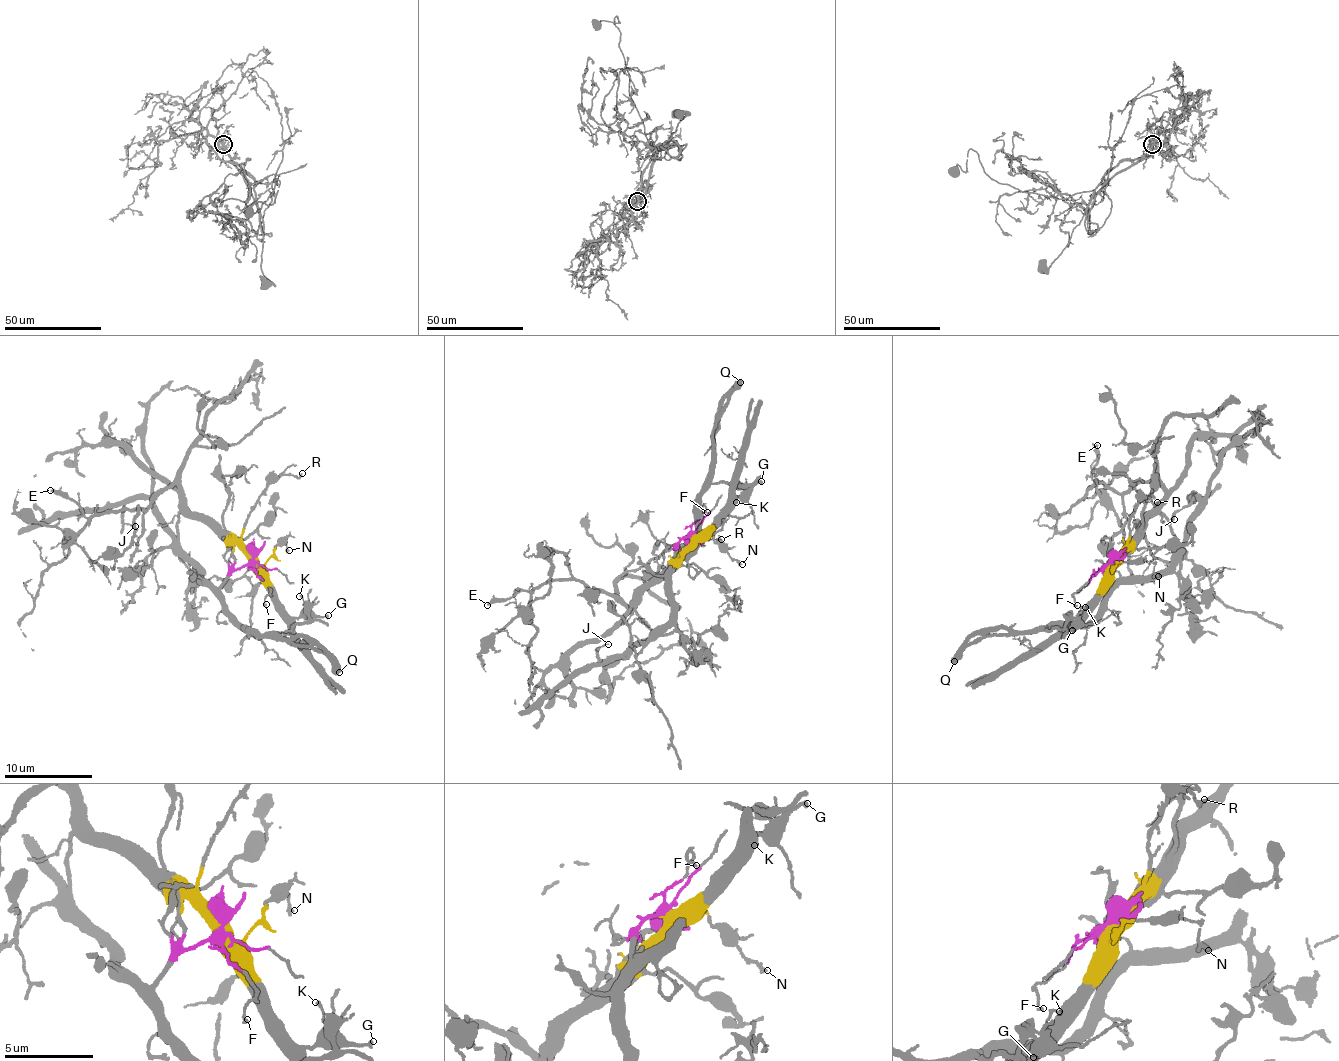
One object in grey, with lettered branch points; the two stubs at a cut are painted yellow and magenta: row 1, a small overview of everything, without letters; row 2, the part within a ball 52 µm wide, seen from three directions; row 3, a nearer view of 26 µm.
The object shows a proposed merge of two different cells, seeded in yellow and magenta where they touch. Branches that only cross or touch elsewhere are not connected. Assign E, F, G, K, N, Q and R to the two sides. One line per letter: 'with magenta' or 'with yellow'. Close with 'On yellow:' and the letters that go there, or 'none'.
E: with yellow
F: with magenta
G: with yellow
K: with yellow
N: with yellow
Q: with magenta
R: with yellow
On yellow: E, G, K, N, R

